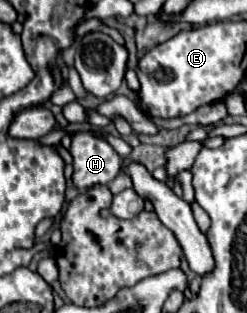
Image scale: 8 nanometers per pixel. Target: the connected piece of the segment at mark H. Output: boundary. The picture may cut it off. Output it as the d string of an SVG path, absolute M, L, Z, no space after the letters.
M87 133L73 135L71 155L75 167L73 183L79 189L111 183L119 175L123 161L107 141L95 139Z

